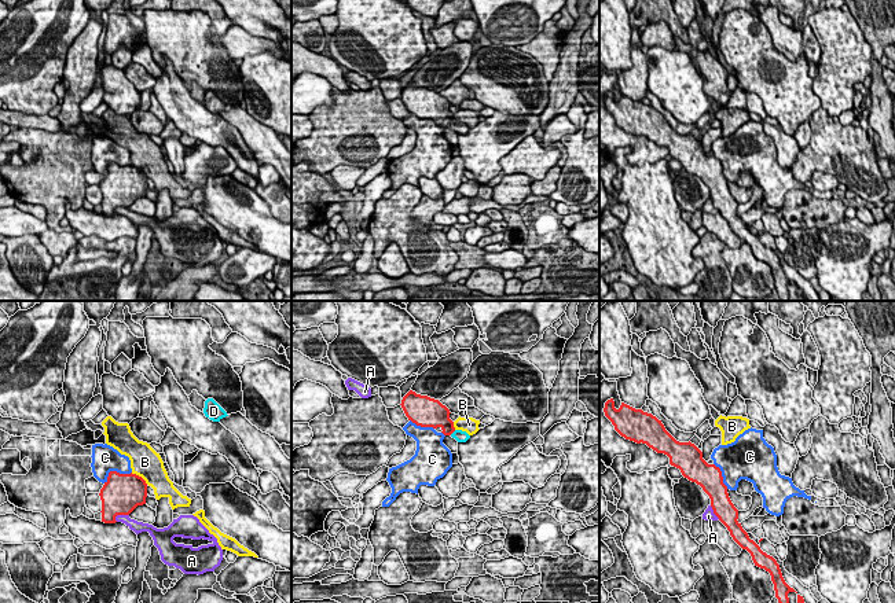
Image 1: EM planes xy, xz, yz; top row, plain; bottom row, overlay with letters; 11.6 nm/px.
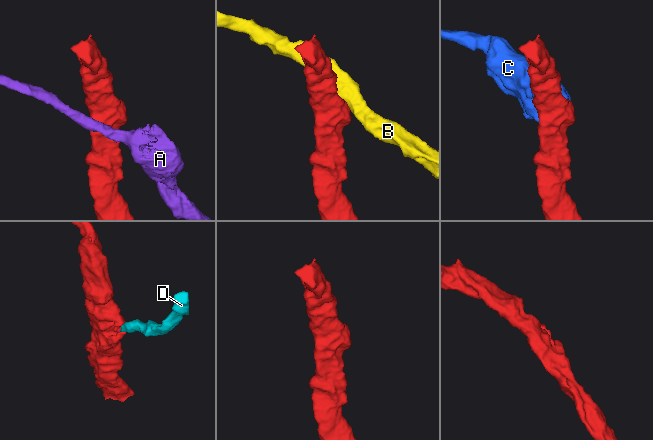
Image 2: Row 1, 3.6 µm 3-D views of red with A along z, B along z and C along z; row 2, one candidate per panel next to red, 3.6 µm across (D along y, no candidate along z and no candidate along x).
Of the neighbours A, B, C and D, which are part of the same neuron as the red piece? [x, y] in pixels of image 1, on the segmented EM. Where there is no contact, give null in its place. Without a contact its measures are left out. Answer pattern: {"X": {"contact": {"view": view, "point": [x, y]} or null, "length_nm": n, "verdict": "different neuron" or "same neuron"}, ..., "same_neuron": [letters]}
{"A": {"contact": {"view": "xy", "point": [120, 514]}, "length_nm": 190, "verdict": "different neuron"}, "B": {"contact": {"view": "xy", "point": [139, 477]}, "length_nm": 240, "verdict": "different neuron"}, "C": {"contact": {"view": "xy", "point": [114, 471]}, "length_nm": 360, "verdict": "different neuron"}, "D": {"contact": {"view": "xz", "point": [452, 431]}, "length_nm": 100, "verdict": "same neuron"}, "same_neuron": ["D"]}

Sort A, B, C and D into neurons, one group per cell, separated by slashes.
A / B / C / D

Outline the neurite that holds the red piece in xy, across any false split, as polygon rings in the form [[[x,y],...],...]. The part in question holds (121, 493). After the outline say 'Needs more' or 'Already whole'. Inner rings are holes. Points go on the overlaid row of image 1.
[[[110,471],[99,496],[102,522],[115,523],[117,515],[129,515],[137,505],[146,504],[147,483],[136,474]]]. Already whole

